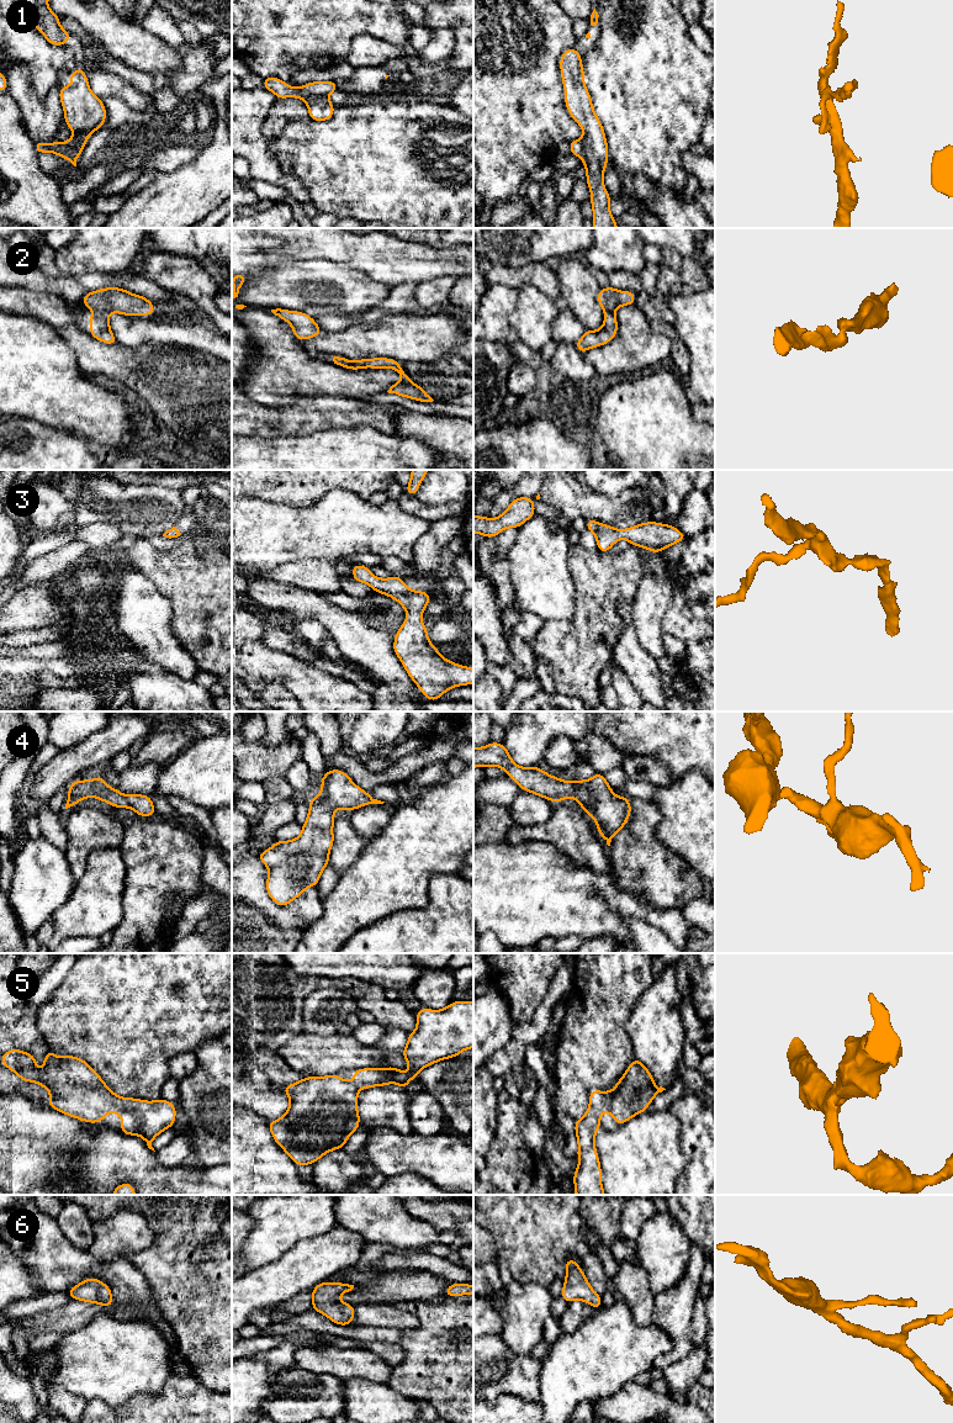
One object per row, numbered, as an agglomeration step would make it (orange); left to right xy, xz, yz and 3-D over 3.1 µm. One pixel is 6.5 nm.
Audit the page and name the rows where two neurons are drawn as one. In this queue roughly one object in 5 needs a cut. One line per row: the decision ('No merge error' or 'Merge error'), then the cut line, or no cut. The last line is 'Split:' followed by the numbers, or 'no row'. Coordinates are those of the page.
1: Merge error. Split along xz (326, 95), (311, 95), (306, 100)
2: No merge error. No split
3: No merge error. No split
4: No merge error. No split
5: No merge error. No split
6: No merge error. No split
Split: 1

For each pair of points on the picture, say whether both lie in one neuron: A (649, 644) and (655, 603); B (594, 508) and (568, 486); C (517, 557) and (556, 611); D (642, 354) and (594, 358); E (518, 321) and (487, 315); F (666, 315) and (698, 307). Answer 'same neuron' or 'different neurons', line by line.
A: same neuron
B: same neuron
C: same neuron
D: same neuron
E: different neurons
F: different neurons

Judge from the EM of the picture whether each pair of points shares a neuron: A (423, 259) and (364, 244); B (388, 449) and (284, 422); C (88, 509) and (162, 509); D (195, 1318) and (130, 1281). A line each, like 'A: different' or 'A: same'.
A: same
B: different
C: same
D: different

